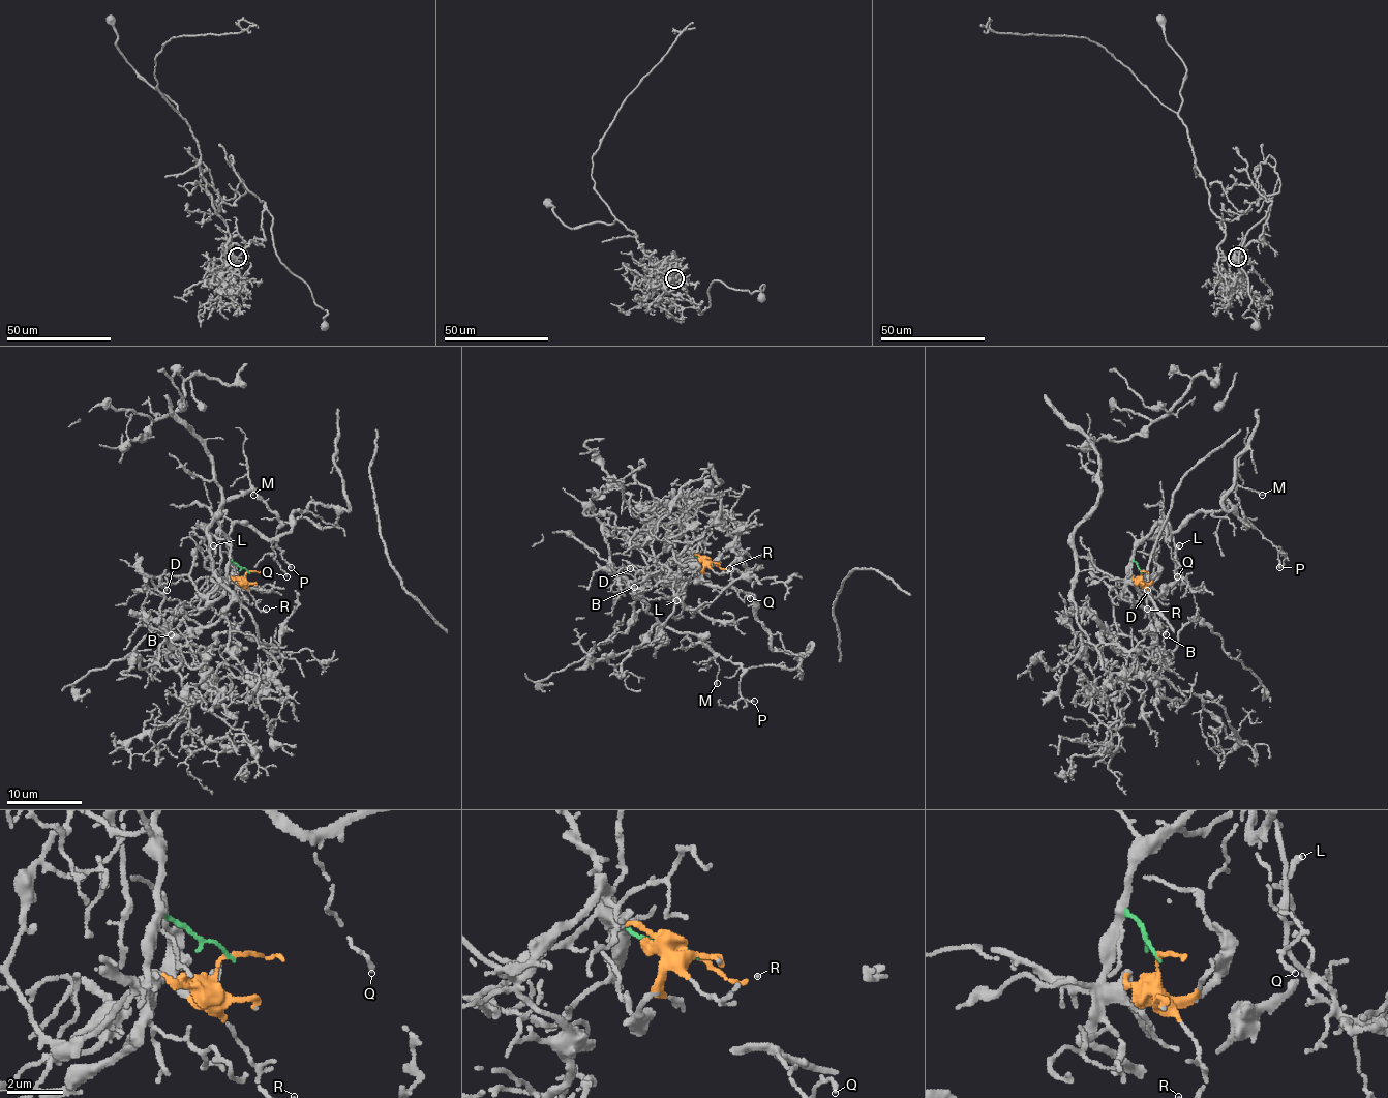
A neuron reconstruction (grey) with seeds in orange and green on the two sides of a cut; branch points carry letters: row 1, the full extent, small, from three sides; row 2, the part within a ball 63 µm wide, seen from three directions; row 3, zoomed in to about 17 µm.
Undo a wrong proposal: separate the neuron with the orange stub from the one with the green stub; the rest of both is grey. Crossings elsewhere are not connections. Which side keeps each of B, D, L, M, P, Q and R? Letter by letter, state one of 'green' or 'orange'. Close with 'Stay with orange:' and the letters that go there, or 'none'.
B: orange
D: orange
L: orange
M: green
P: green
Q: green
R: orange
Stay with orange: B, D, L, R

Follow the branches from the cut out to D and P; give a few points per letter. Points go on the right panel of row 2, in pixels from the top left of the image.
D: (1141, 571), (1139, 576), (1132, 581), (1141, 593), (1150, 590), (1151, 574), (1146, 574), (1144, 583), (1148, 590)
P: (1141, 571), (1133, 548), (1159, 522), (1167, 539), (1197, 512), (1229, 503), (1277, 551), (1279, 567)

